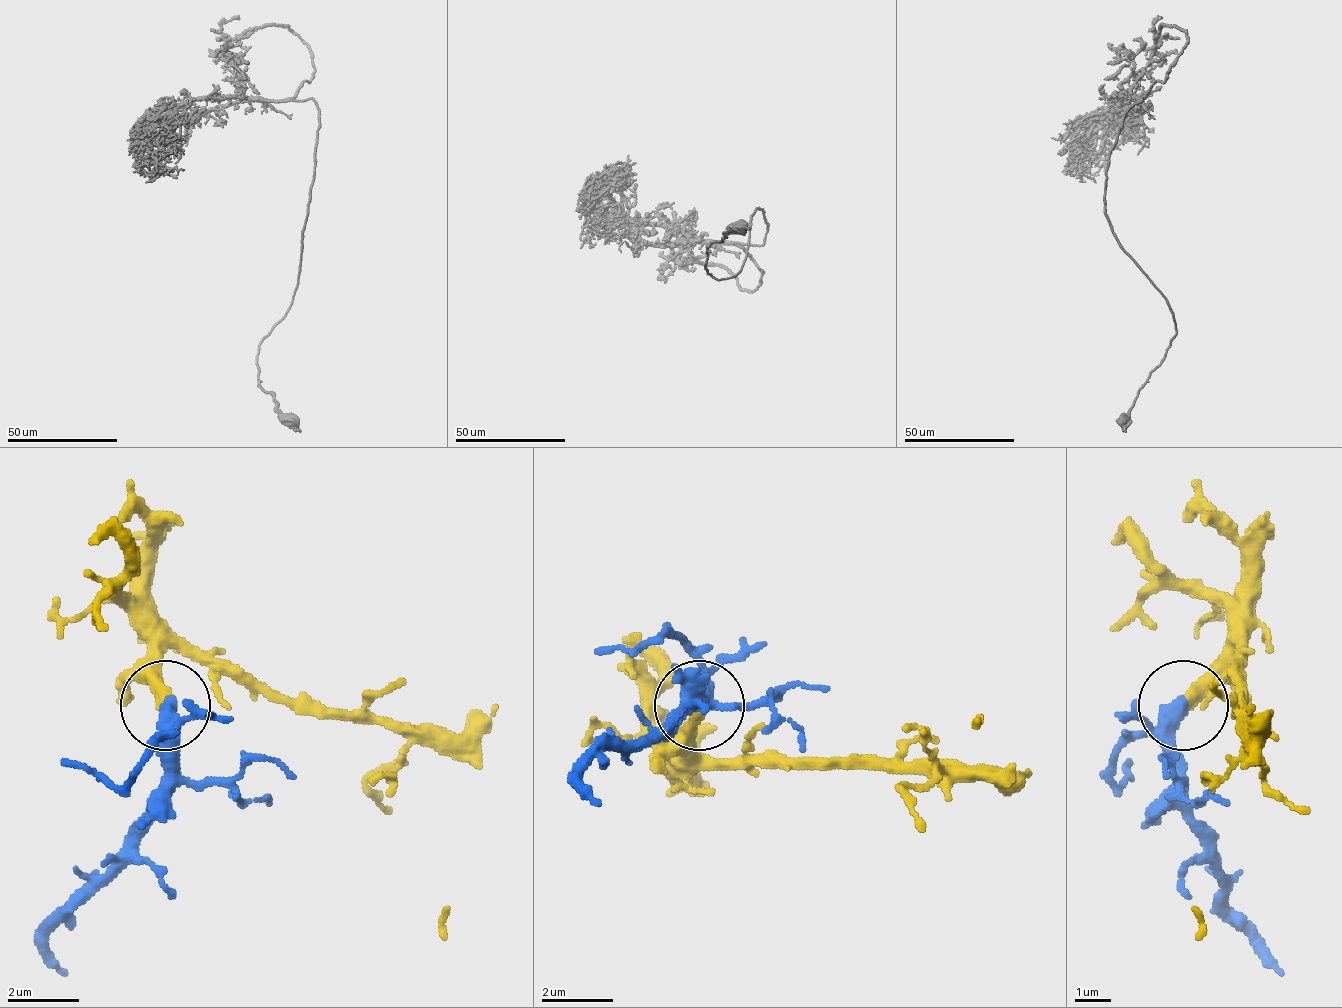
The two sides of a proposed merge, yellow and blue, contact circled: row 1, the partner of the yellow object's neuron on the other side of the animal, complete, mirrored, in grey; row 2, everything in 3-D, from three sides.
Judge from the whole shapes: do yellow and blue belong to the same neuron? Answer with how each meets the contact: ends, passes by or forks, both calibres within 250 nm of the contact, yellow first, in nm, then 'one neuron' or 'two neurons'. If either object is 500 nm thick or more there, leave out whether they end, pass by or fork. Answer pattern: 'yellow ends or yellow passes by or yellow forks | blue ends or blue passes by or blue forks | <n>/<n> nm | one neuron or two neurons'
yellow ends | blue passes by | 400/380 nm | one neuron

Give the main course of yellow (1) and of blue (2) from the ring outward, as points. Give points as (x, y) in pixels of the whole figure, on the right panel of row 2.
1: (1189, 707), (1225, 662), (1243, 653), (1243, 743), (1207, 797), (1198, 941)
2: (1180, 707), (1171, 797), (1279, 977)

